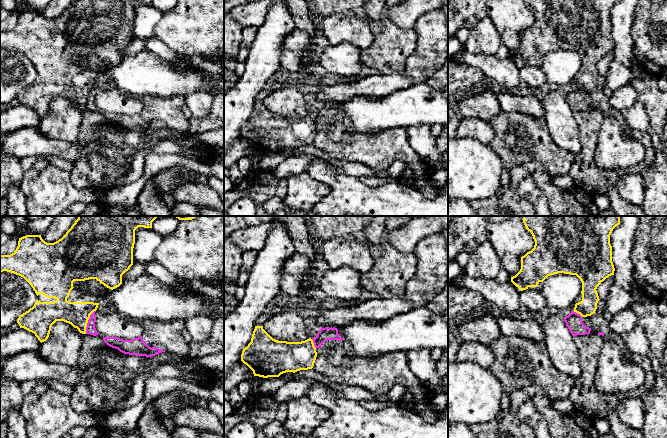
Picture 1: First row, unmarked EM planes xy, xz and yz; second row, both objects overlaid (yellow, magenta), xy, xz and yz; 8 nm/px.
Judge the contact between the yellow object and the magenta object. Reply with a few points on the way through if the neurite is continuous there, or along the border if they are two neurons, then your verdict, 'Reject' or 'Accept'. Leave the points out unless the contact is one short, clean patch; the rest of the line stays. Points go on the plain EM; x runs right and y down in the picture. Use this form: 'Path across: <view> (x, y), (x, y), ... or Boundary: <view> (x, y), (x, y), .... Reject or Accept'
Boundary: xy (95, 86), (90, 91), (85, 109). Reject

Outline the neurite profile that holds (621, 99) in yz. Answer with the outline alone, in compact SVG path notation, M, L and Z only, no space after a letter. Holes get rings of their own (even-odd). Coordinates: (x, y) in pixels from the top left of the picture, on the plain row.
M627 84L612 92L609 97L609 104L611 108L619 111L624 111L633 105L637 100L637 92L632 84Z

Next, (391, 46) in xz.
M384 15L379 24L371 23L374 38L369 47L362 49L361 60L364 66L379 70L383 74L405 72L406 60L416 46L417 36L414 30L404 30L395 26Z

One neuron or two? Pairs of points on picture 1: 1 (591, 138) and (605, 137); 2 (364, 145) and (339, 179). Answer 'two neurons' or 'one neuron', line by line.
1: two neurons
2: two neurons

